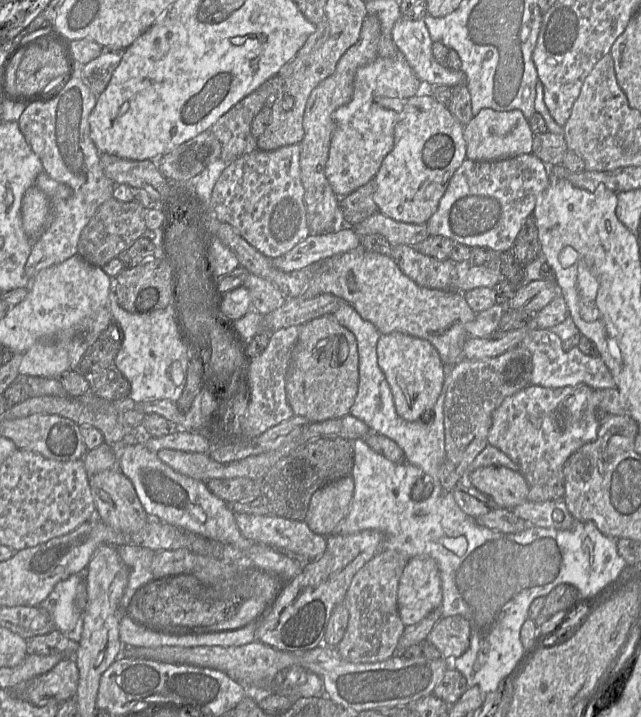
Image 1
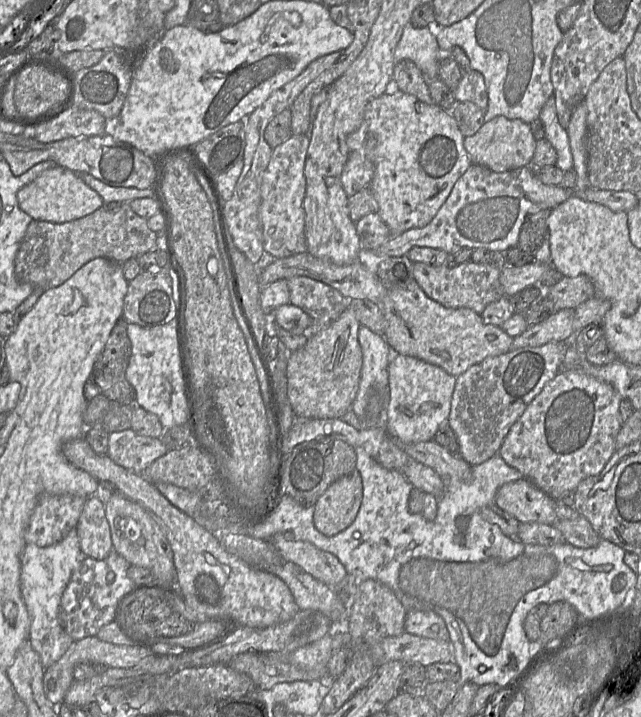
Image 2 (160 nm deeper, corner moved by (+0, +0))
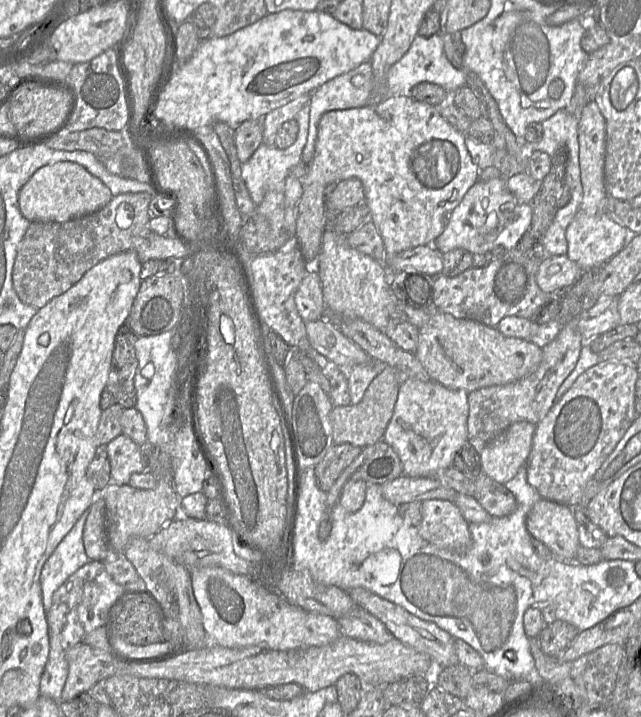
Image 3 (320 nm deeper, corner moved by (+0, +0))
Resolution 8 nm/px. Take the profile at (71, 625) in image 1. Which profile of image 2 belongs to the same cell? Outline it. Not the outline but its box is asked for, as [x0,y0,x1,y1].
[21,528,83,669]

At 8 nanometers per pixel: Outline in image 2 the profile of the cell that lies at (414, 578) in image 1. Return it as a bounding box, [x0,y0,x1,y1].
[405,611,450,641]

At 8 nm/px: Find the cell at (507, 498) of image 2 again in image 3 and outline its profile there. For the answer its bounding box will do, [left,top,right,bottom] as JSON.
[526,498,580,561]

